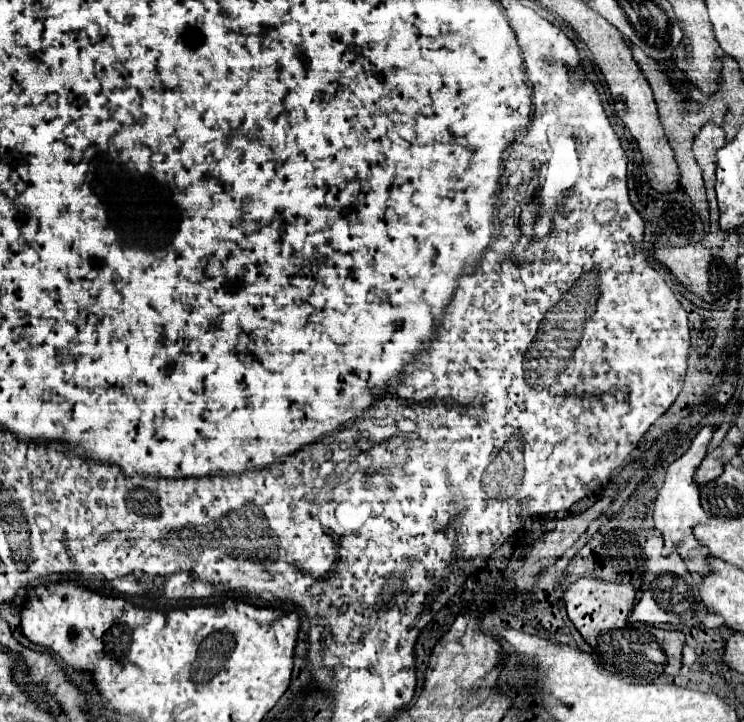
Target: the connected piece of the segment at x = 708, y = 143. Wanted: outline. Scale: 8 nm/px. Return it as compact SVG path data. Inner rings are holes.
M707 122L699 134L693 140L693 154L697 158L699 168L703 170L703 180L707 188L707 202L717 202L715 200L715 152L725 144L725 132L721 126Z

